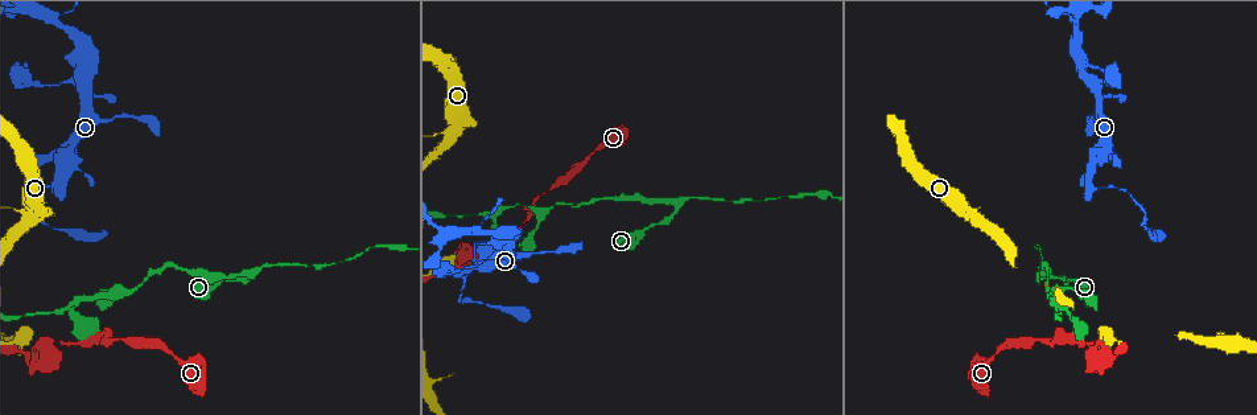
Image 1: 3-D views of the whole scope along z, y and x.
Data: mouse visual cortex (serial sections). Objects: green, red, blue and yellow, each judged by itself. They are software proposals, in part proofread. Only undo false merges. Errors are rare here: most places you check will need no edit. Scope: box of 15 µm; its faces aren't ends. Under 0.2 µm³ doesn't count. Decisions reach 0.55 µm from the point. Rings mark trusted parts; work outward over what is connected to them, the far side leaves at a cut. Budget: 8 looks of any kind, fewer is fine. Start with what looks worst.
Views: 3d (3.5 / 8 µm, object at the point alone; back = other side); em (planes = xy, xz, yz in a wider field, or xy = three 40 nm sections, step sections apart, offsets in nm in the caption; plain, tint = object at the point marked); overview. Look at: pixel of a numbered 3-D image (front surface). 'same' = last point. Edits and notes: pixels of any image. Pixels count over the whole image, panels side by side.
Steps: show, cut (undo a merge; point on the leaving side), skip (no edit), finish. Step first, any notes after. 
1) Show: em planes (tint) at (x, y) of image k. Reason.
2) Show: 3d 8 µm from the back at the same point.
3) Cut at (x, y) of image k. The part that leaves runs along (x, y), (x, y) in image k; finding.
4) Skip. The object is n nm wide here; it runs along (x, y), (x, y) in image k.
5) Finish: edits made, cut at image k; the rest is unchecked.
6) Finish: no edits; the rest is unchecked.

Show: 3d 3.5 µm at (675, 209) of image 1. Sharp bend.

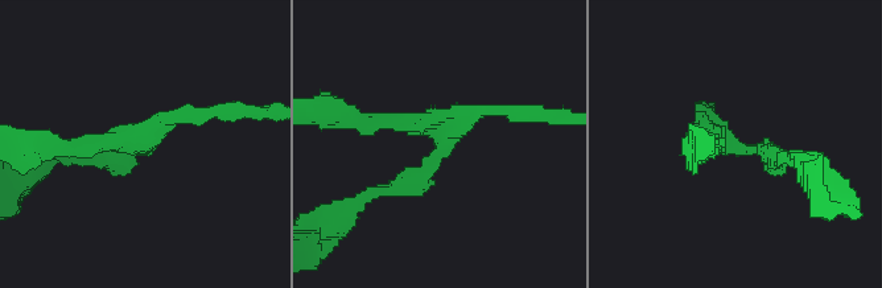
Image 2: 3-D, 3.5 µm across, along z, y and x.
Show: em xy step 2 (tint) at (143, 146) of image 2. 3 arms meet here; the arms are 150, 200, 200 nm wide; need the tissue.

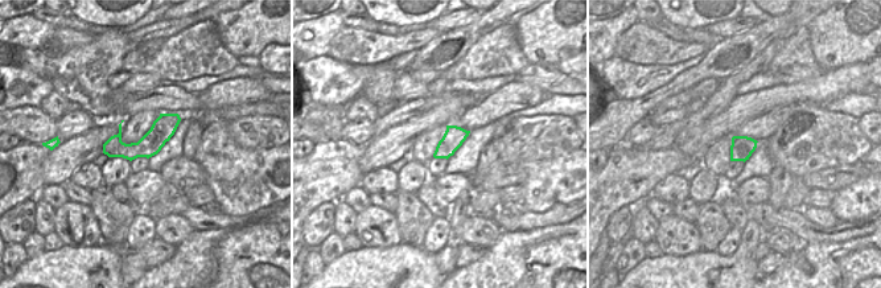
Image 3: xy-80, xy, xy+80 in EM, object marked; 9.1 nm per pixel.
Skip. The object is 190 nm wide here; it runs along (176, 118), (140, 149), (106, 149) in image 3; all the same cell.

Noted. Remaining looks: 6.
Show: 3d 3.5 µm at (1087, 184) of image 1. Abrupt turn.

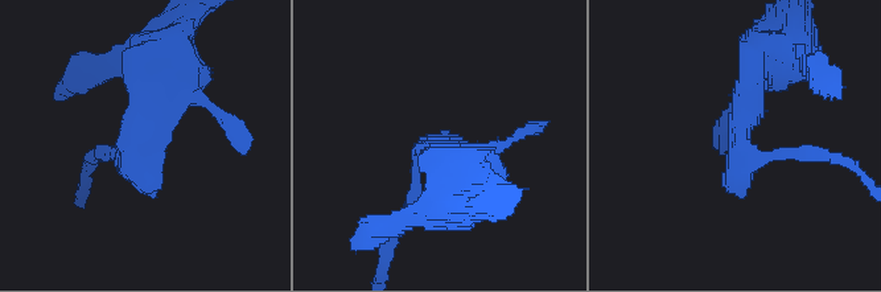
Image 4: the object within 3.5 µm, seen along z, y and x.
Show: em xy step 5 (tint) at (140, 142) of image 4. Now the EM.

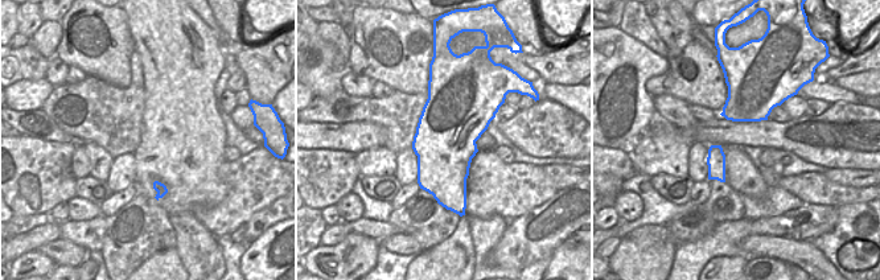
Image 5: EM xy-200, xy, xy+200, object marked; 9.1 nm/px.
Skip. The object is 600 nm wide here; it runs along (176, 68), (127, 157), (111, 152) in image 4; continuous, no second cell.

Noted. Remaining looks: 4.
Show: 3d 3.5 µm at (56, 341) of image 1. Narrows sharply.

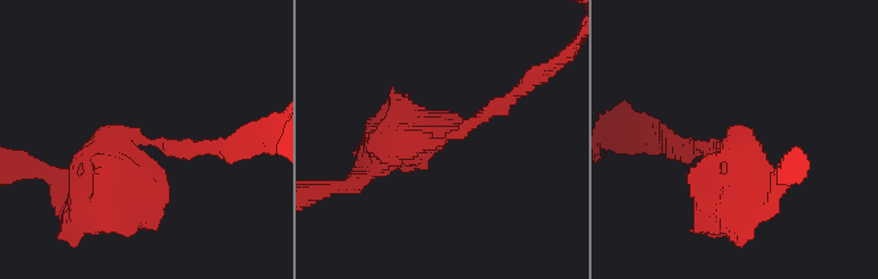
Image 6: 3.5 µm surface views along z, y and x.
Show: em xy step 1 (tint) at (148, 141) of image 6. The arms are 200, 500 nm wide; need the tissue.

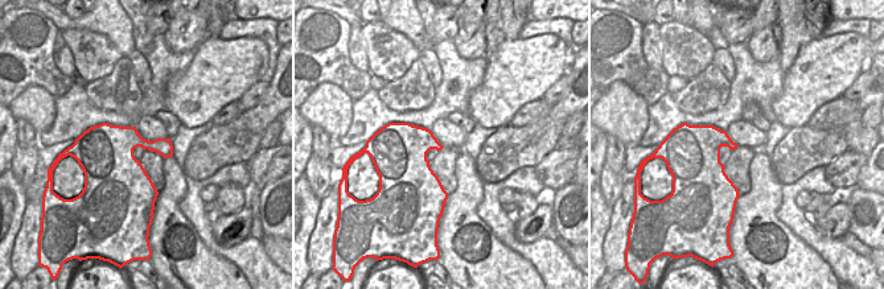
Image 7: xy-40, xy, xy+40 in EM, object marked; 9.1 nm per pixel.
Skip. It runs along (515, 94), (458, 135), (398, 148) in image 6; continuous, no second cell.

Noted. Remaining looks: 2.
Finish: no edits; the rest is unchecked.

